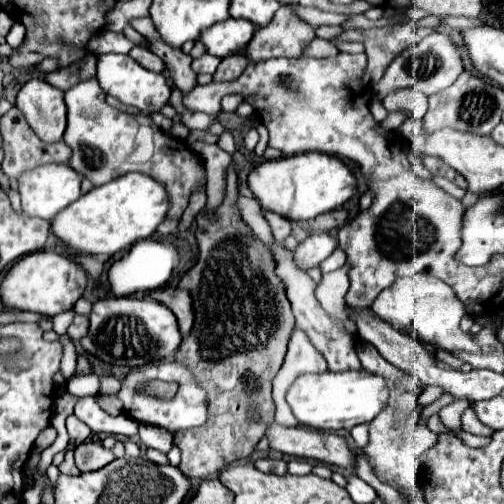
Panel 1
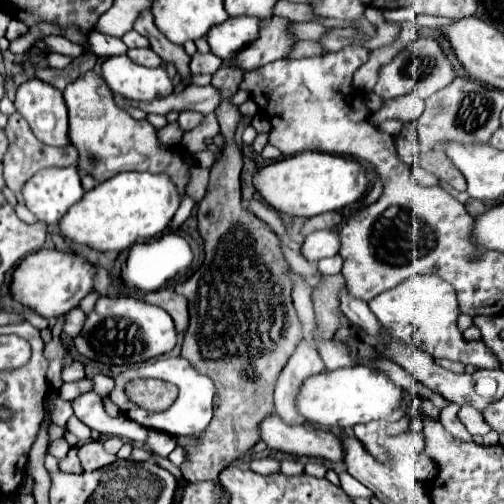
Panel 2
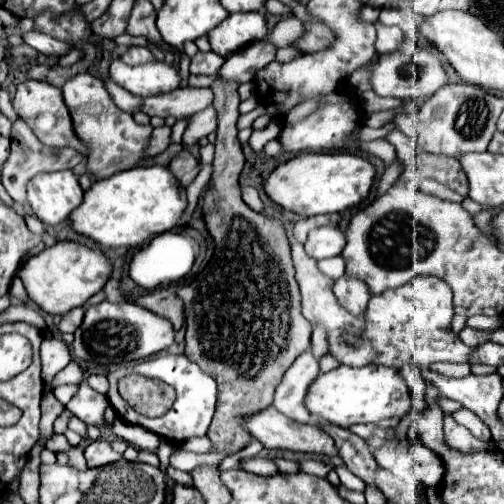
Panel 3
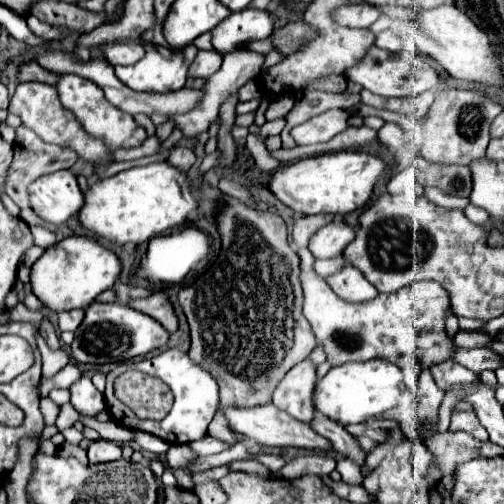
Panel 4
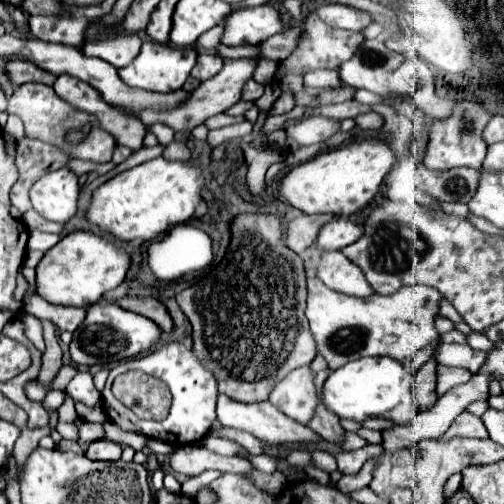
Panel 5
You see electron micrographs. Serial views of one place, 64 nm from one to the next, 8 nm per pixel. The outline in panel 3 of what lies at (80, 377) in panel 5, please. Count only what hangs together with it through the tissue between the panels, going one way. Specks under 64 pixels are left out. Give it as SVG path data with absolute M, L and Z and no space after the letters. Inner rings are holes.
M80 382L78 392L68 402L68 410L74 412L82 422L86 424L106 424L104 422L104 406L108 406L108 400L104 394L92 390L88 382Z

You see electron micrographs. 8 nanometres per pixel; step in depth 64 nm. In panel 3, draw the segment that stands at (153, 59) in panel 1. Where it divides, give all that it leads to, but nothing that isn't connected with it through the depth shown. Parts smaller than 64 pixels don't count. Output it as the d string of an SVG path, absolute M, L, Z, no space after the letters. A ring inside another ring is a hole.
M128 46L120 54L120 60L124 64L142 64L142 62L148 62L152 58L154 58L154 54L150 52L150 48L142 48L142 46Z

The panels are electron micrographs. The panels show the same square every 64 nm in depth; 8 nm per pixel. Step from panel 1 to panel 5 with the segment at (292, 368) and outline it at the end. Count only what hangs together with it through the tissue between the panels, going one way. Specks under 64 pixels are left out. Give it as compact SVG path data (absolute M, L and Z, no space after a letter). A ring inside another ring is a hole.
M296 368L284 380L280 380L270 392L270 402L288 418L308 424L316 408L314 374L310 368Z

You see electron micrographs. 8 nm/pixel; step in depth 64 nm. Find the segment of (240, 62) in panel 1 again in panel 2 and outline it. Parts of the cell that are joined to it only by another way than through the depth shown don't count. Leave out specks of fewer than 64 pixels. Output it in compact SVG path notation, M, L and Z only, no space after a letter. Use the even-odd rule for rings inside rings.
M220 66L220 72L216 72L216 74L212 76L212 86L220 92L220 104L218 104L218 108L216 108L216 116L218 116L218 122L220 122L220 134L224 136L226 142L224 142L224 146L220 148L220 160L210 168L208 192L206 192L204 200L202 200L200 206L198 206L198 232L202 234L202 238L204 238L204 242L206 242L206 260L204 260L204 264L202 264L202 268L200 268L198 272L194 272L184 284L178 284L178 286L176 286L176 292L182 294L182 296L188 300L188 312L190 312L190 326L188 326L188 330L186 330L186 334L184 334L184 342L182 342L182 352L180 352L180 354L182 354L190 364L194 364L198 372L204 372L204 374L210 376L210 378L214 380L214 384L216 384L214 418L212 418L212 422L208 424L208 428L198 436L198 438L200 438L200 444L198 444L196 448L186 448L186 452L188 452L188 462L182 466L182 474L184 474L184 478L186 478L188 482L204 482L204 480L210 480L210 482L218 484L220 488L222 488L222 484L220 484L220 480L218 480L220 472L222 472L228 464L232 464L236 458L244 456L244 454L260 440L260 436L258 436L258 432L256 432L256 424L260 424L260 420L264 420L264 416L268 416L268 414L274 412L272 394L274 394L274 386L276 386L278 374L280 374L280 370L286 366L286 362L290 360L290 356L294 354L294 350L298 348L298 344L304 340L302 324L300 324L300 318L298 318L296 308L294 308L294 302L292 302L292 286L294 286L294 282L292 282L292 276L290 276L290 264L288 264L288 260L286 260L286 256L284 256L284 252L282 252L280 238L270 230L268 224L264 224L256 214L252 214L250 210L246 210L244 204L242 204L240 172L242 172L244 160L242 160L242 152L240 152L236 140L234 140L238 122L240 122L242 116L240 116L240 112L238 112L238 106L230 102L230 98L232 98L232 96L238 92L238 88L240 88L242 78L244 78L244 76L240 76L240 72L232 72L232 68L228 68L228 66Z

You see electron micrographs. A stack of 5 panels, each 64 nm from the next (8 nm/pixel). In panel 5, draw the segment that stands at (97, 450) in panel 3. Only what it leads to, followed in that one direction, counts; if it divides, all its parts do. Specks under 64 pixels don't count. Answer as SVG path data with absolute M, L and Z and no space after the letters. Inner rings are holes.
M96 440L88 446L86 456L92 460L118 460L122 454L122 446L112 440Z

